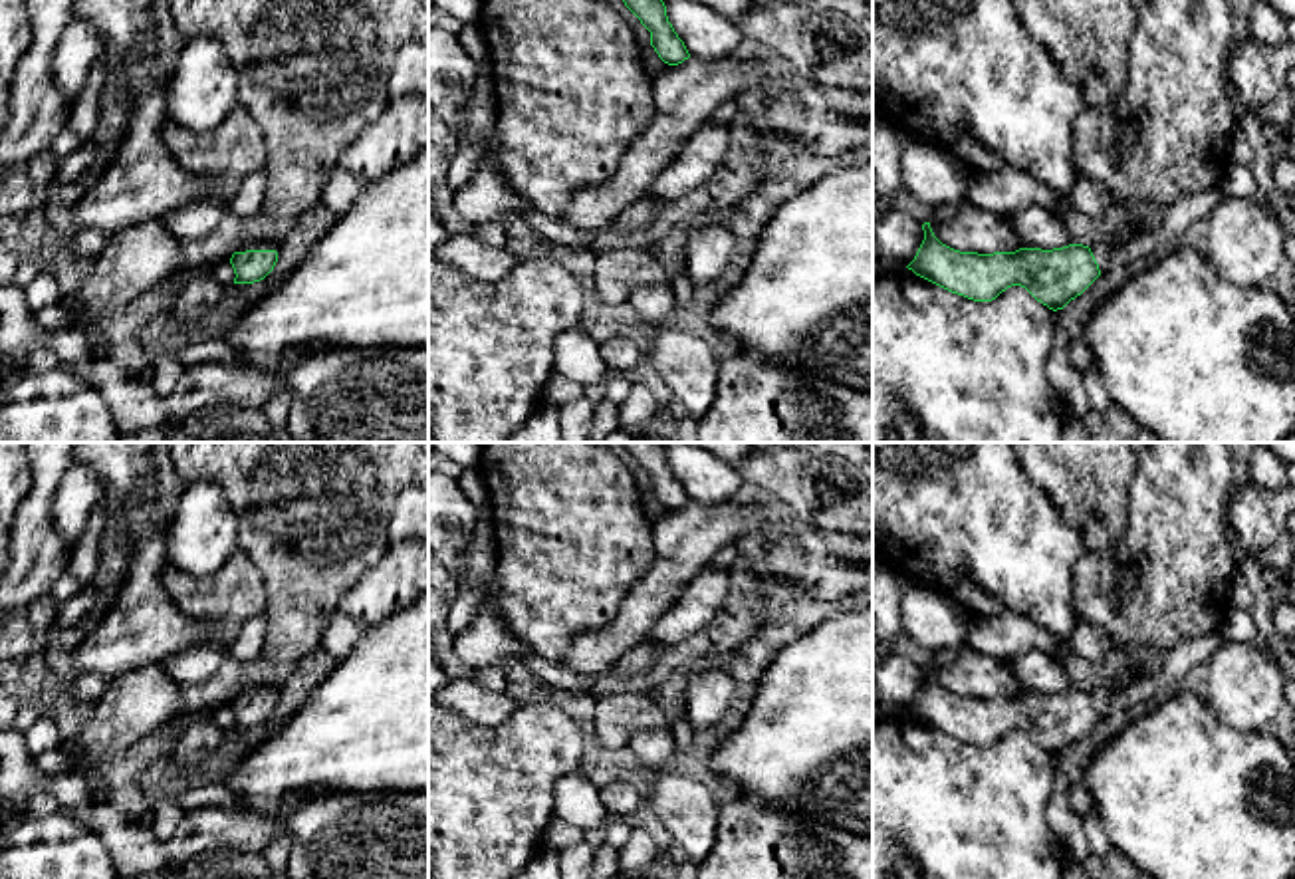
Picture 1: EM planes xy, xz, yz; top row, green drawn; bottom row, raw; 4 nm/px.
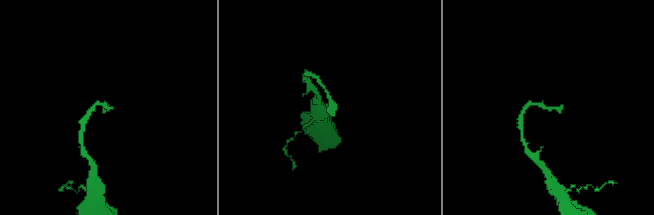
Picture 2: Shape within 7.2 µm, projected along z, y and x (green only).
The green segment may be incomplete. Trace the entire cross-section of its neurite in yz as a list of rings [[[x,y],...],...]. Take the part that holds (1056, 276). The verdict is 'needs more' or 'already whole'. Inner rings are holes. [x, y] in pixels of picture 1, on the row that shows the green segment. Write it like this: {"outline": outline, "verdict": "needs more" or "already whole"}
{"outline": [[[1150,210],[1128,212],[1126,226],[1091,248],[1019,248],[1015,252],[960,252],[942,244],[930,222],[924,240],[906,266],[916,276],[974,302],[992,302],[1011,286],[1025,288],[1037,302],[1057,312],[1081,296],[1105,270],[1113,254],[1138,234],[1150,232],[1160,218]]], "verdict": "needs more"}

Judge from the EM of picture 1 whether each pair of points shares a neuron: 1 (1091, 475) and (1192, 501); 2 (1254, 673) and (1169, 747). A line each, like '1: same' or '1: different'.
1: different
2: different

